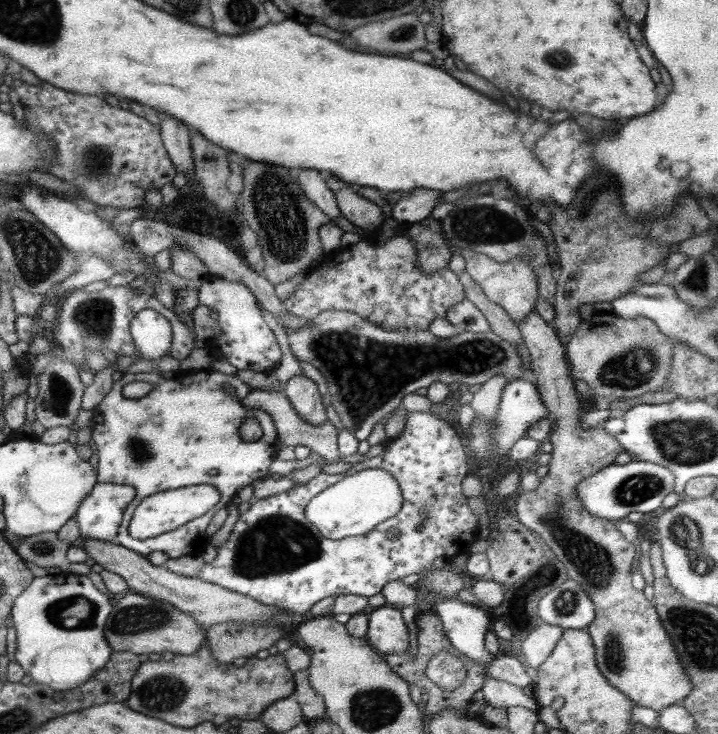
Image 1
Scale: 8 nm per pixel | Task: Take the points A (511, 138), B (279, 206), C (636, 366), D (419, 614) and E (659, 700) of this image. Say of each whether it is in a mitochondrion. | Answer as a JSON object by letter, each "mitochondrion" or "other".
{"A":"other","B":"mitochondrion","C":"mitochondrion","D":"other","E":"other"}

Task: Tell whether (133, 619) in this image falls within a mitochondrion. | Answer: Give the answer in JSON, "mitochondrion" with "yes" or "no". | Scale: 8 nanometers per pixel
{"mitochondrion":"yes"}

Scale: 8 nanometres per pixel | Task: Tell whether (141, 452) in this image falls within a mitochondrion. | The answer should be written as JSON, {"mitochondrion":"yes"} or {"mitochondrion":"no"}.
{"mitochondrion":"yes"}

